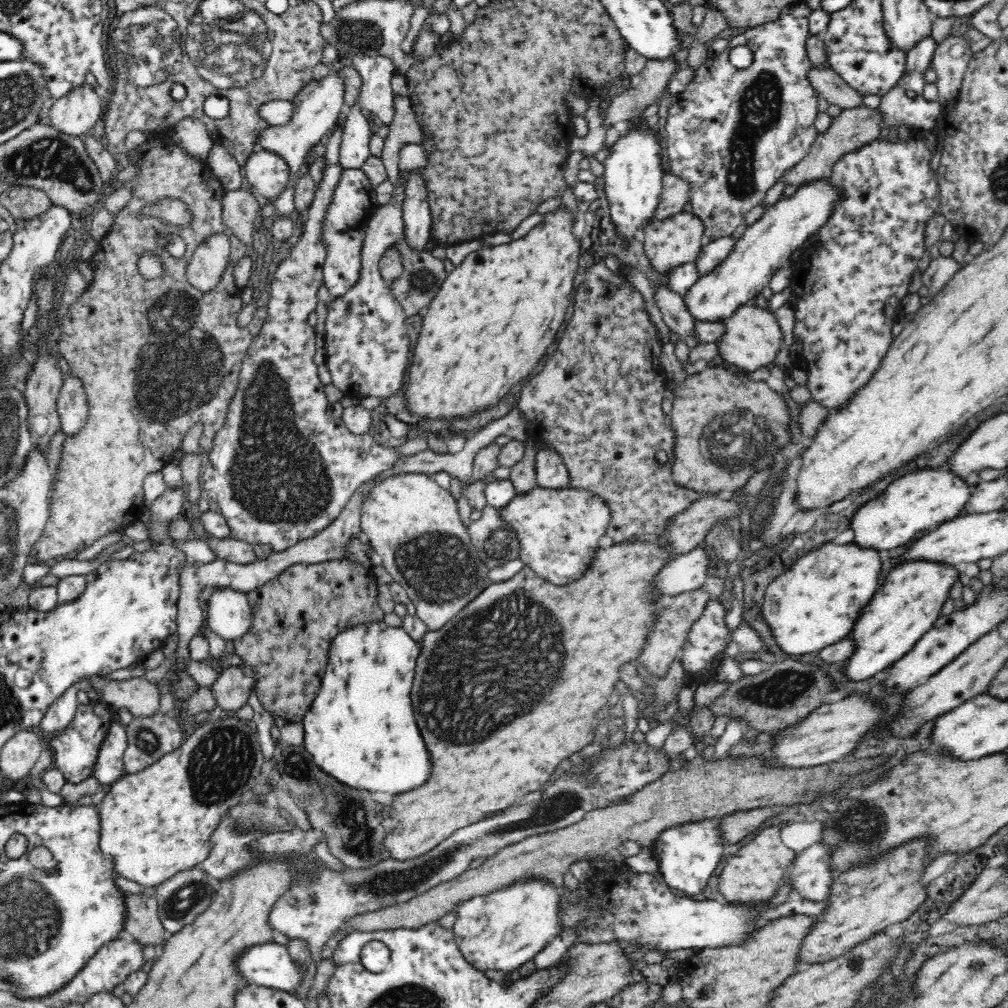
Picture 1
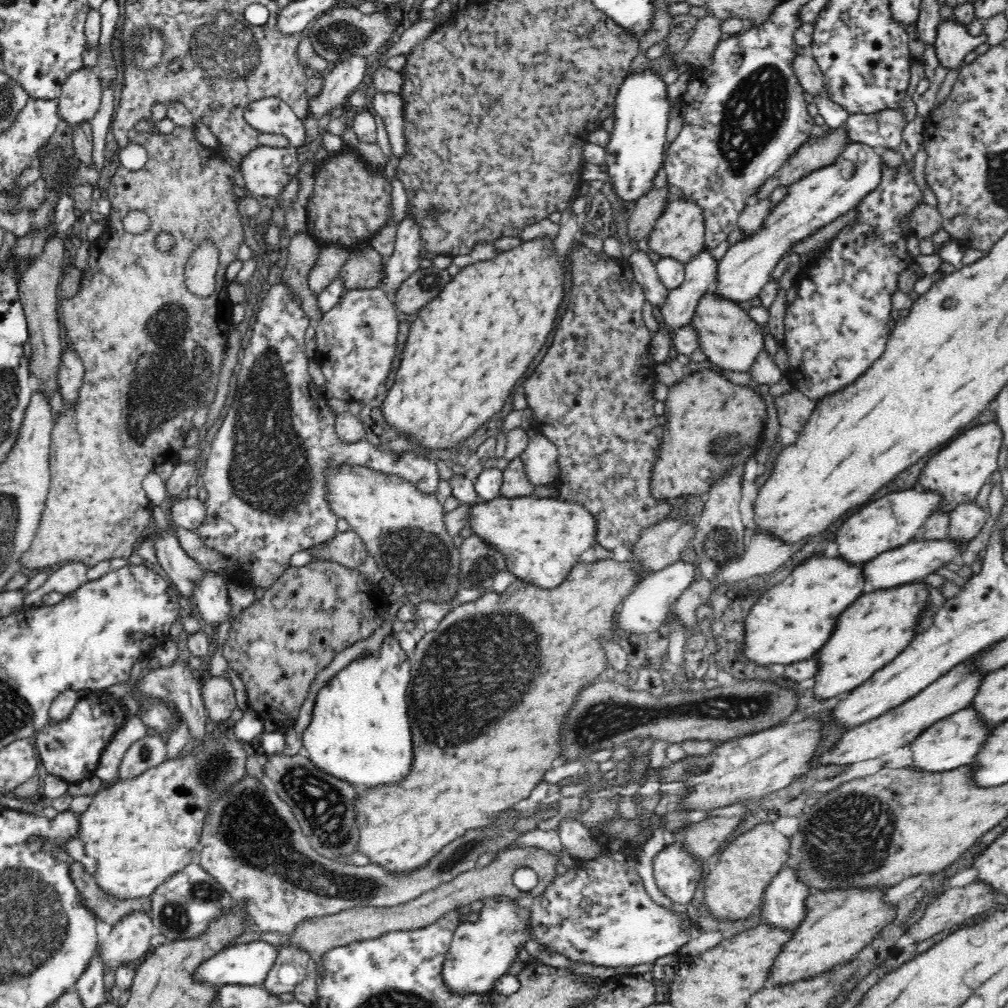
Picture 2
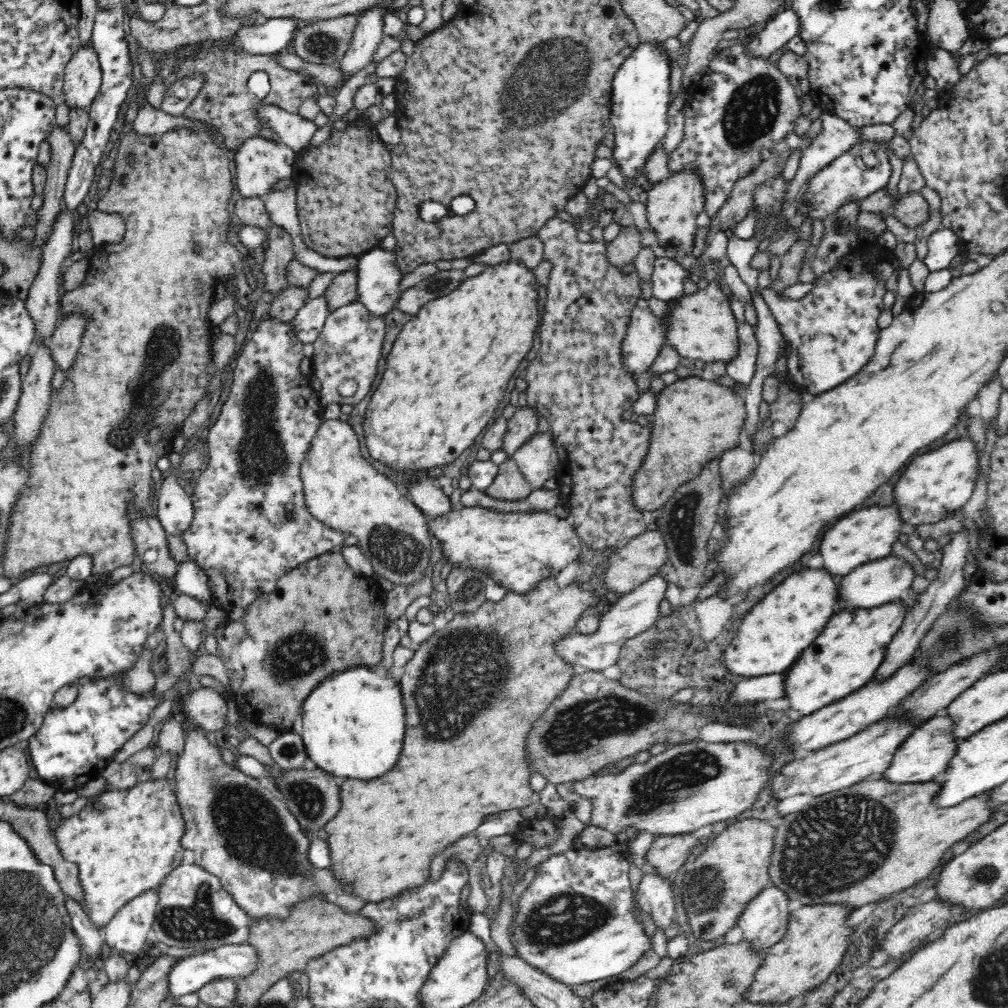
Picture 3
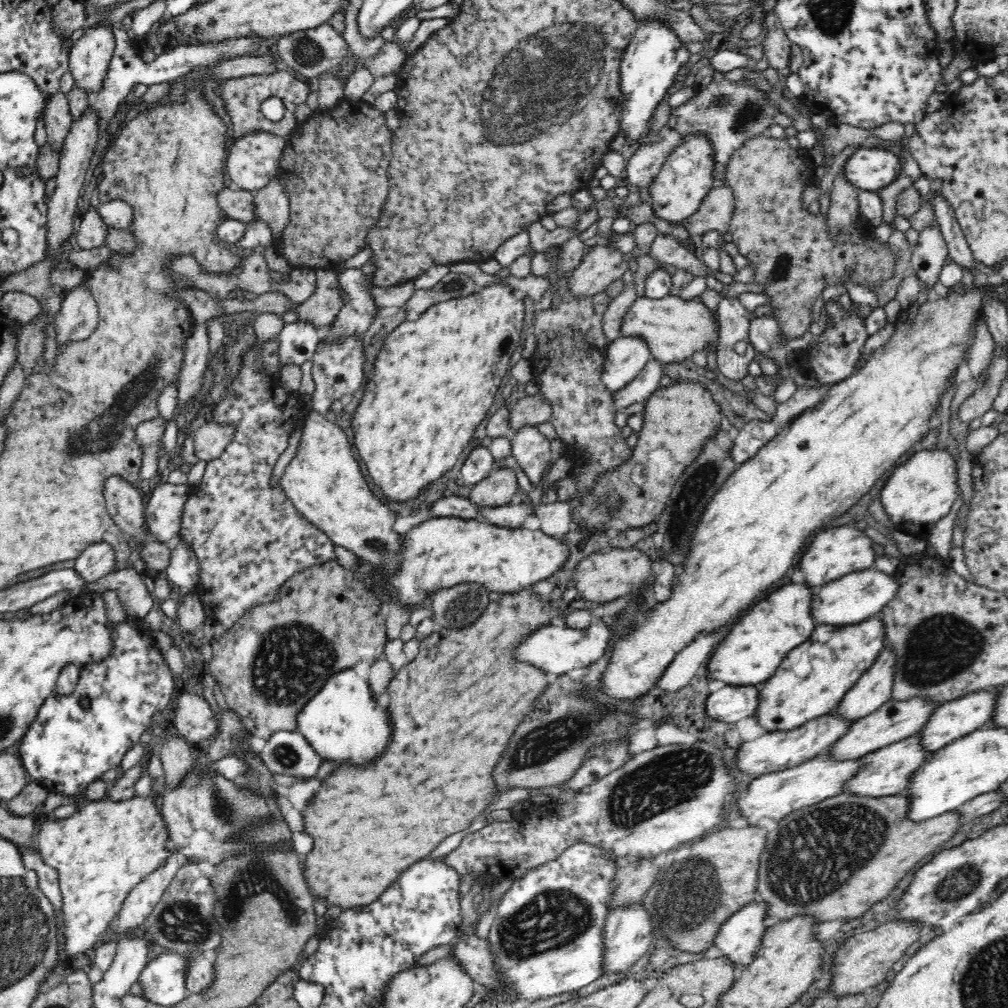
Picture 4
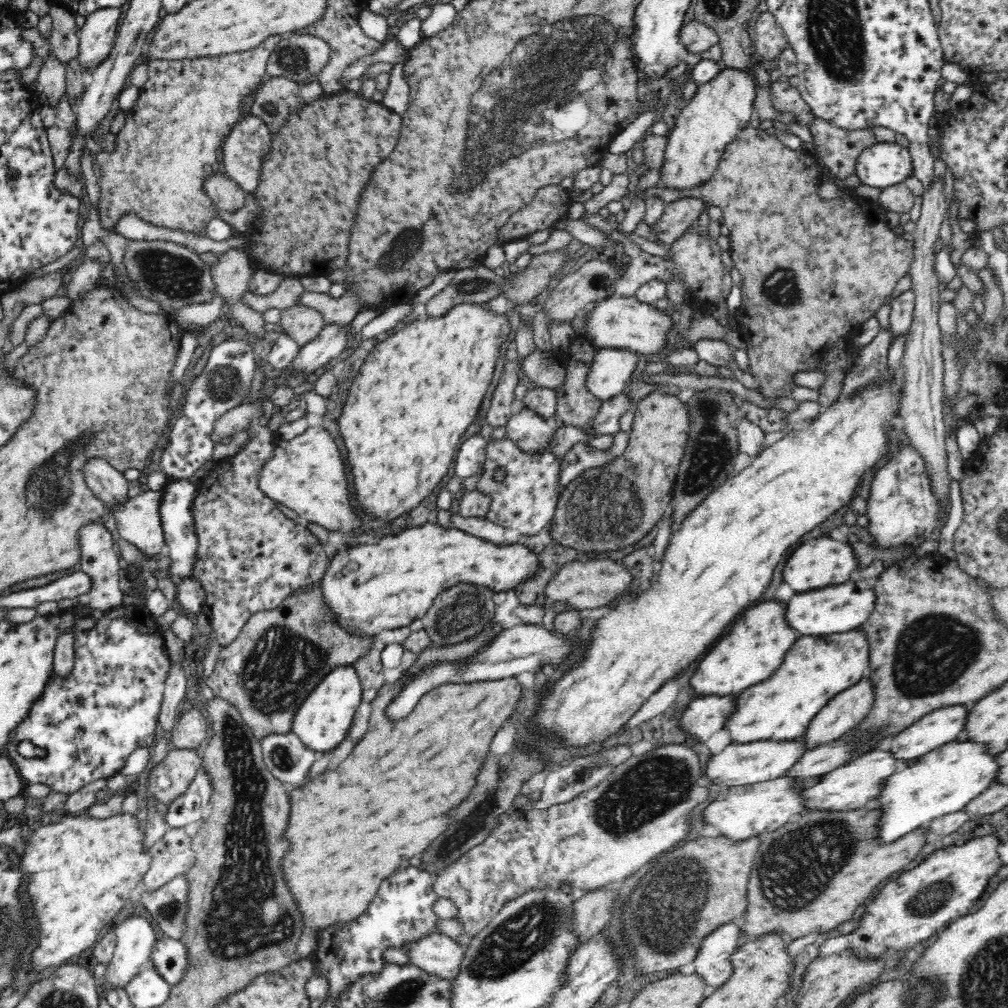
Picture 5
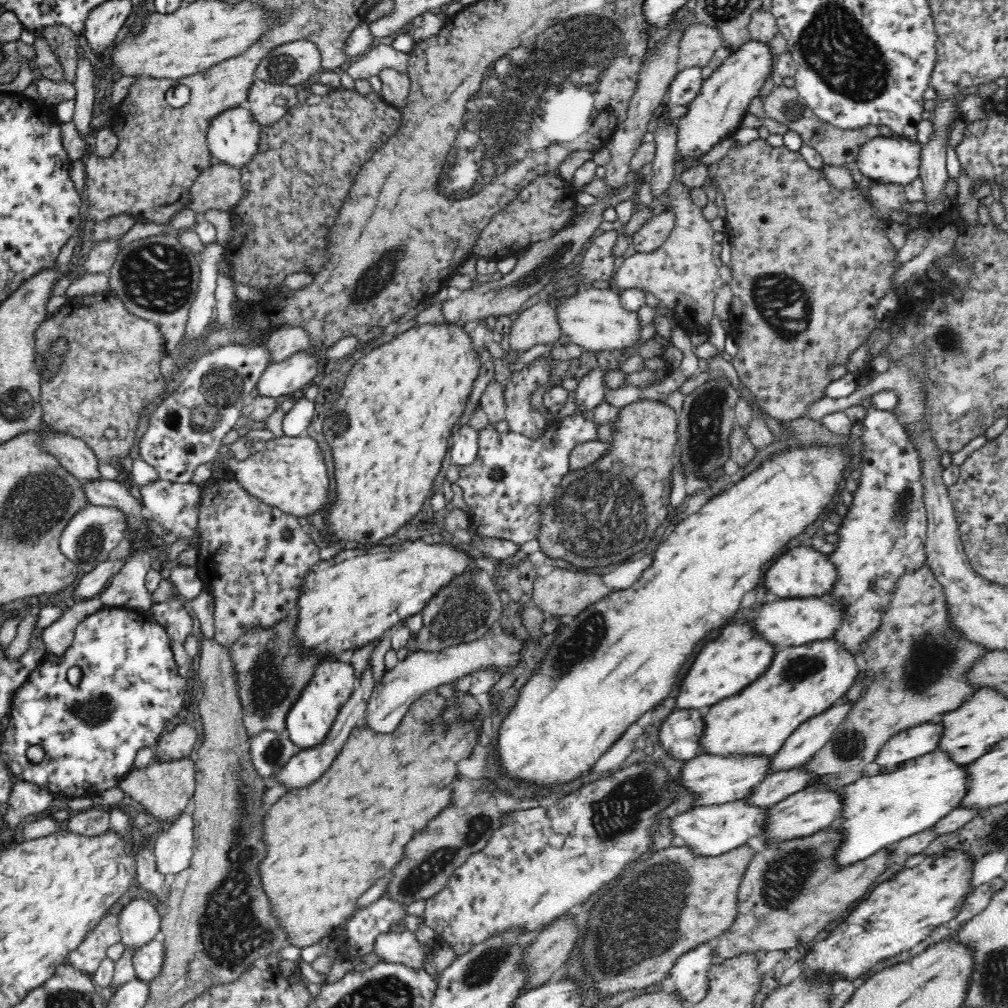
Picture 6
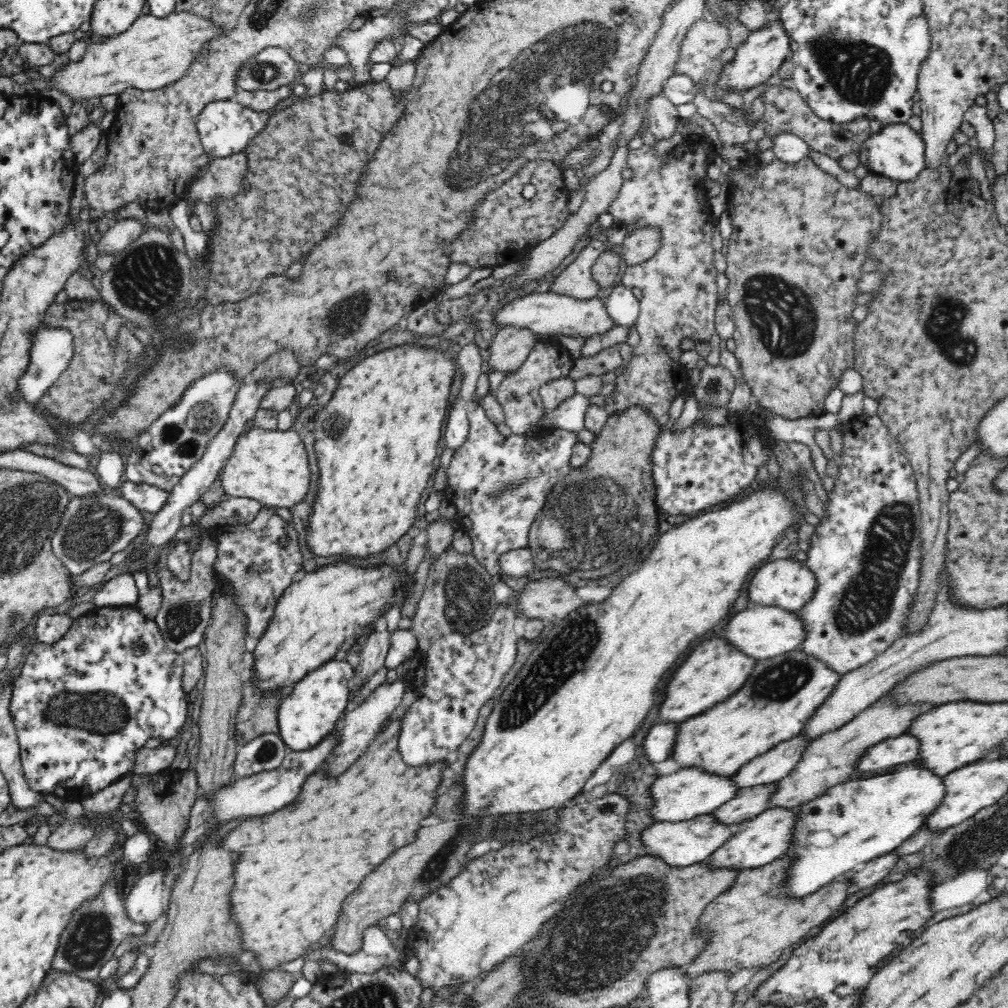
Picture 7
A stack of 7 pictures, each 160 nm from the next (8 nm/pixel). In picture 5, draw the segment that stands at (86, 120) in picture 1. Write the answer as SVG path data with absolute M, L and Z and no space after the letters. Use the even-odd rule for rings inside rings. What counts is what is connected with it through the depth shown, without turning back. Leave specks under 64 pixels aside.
M110 6L95 10L85 18L78 31L80 44L77 59L81 66L91 70L108 58L117 39L120 16L120 6Z

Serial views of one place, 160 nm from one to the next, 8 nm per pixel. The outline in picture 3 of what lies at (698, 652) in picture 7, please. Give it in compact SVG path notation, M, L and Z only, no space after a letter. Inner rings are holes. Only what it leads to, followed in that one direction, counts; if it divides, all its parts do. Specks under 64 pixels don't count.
M808 569L788 576L782 584L776 584L764 598L759 600L740 621L740 626L731 644L725 648L723 666L734 676L760 678L772 674L782 674L791 668L794 660L806 650L822 633L822 628L835 613L836 588L839 577L833 577L826 569Z

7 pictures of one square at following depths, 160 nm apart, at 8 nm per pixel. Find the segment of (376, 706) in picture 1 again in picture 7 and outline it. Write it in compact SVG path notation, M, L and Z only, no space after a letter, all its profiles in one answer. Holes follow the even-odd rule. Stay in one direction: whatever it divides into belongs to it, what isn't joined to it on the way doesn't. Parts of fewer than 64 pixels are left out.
M346 661L325 663L297 682L280 700L277 708L279 735L288 750L307 751L320 744L350 709L351 690L348 682L355 676L354 668Z

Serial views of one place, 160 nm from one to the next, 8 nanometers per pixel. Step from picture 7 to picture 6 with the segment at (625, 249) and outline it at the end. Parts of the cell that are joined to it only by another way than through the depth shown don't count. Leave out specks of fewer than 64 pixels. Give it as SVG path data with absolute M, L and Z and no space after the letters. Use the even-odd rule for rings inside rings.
M664 211L653 216L634 235L630 236L633 249L637 254L650 254L658 250L670 237L675 226L672 211Z

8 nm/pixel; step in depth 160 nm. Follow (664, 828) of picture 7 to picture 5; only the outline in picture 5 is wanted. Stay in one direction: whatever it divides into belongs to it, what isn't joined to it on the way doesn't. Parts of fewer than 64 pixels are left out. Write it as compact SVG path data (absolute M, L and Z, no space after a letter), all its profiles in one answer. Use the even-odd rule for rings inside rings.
M778 778L746 787L730 787L722 801L713 801L701 812L702 823L717 829L717 836L728 841L742 842L769 833L786 824L792 815L802 813L804 801L798 789L792 787L791 778Z

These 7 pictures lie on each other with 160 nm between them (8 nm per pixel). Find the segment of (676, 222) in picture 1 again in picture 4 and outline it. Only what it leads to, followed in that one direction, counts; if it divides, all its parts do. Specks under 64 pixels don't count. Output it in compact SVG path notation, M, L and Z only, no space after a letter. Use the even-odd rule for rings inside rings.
M690 132L680 136L678 146L667 157L657 178L650 188L651 205L656 216L670 222L686 221L694 215L698 206L712 189L712 174L716 168L715 151L710 139L703 132Z

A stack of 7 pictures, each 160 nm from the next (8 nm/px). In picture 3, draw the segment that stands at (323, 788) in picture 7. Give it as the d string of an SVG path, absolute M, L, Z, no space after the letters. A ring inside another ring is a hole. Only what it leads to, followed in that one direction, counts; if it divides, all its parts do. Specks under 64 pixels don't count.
M554 577L542 579L534 588L530 588L522 594L507 592L502 600L490 602L486 600L478 610L473 613L460 613L450 616L443 628L437 628L433 636L430 636L422 645L416 648L413 658L398 672L400 691L406 714L406 736L404 746L398 758L398 764L386 772L386 776L380 776L376 780L346 780L340 786L340 812L326 824L328 832L328 848L330 848L330 873L334 879L342 885L342 890L348 889L348 894L360 897L370 902L378 902L400 894L406 888L422 885L430 876L428 868L432 858L444 850L446 846L456 842L460 837L468 835L484 822L489 814L502 812L503 810L522 809L534 802L539 802L538 793L528 786L529 762L526 761L526 734L532 728L534 720L553 704L553 701L568 686L574 675L574 668L567 666L562 658L555 652L555 643L562 637L574 632L576 620L583 614L590 612L589 605L599 604L600 595L588 590L582 590L575 582L559 588Z

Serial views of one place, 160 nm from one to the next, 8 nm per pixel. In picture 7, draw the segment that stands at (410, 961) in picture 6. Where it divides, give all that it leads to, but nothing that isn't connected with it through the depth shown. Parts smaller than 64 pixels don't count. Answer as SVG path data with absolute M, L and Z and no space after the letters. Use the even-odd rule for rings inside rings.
M374 925L363 932L362 946L358 948L358 952L347 955L332 947L322 947L321 956L332 962L338 971L353 975L372 974L381 968L397 965L402 953L396 950L382 928Z

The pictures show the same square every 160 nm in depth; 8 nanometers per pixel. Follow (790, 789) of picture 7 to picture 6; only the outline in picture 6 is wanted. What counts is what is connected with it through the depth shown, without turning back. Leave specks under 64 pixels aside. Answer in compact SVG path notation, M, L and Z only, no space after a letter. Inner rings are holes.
M927 564L918 570L906 573L896 583L896 590L887 611L883 614L880 632L868 640L864 659L866 671L876 676L876 682L870 683L864 696L853 704L853 708L842 724L834 730L830 740L808 762L802 766L805 772L811 774L811 782L804 789L837 790L844 785L851 784L863 778L862 772L881 748L899 732L909 728L932 722L959 708L970 696L976 692L972 685L968 685L965 671L970 669L987 651L980 646L975 646L950 627L946 599L942 595L942 586L930 571Z

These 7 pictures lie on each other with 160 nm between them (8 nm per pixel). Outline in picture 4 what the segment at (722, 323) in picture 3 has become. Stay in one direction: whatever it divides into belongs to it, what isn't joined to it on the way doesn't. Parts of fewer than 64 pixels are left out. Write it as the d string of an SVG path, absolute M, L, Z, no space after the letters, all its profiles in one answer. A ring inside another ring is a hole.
M671 295L662 299L639 297L622 316L620 336L644 339L648 344L651 358L664 364L683 361L692 357L697 350L712 350L706 346L717 344L719 331L712 314L712 310L696 299L684 302L679 297Z

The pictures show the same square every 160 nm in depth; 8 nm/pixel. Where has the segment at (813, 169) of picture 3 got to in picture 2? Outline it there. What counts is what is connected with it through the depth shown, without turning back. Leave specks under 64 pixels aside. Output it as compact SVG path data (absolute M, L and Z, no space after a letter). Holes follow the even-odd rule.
M886 109L872 114L853 114L846 118L842 124L846 131L846 141L850 143L862 143L879 151L899 152L904 116L898 109Z

